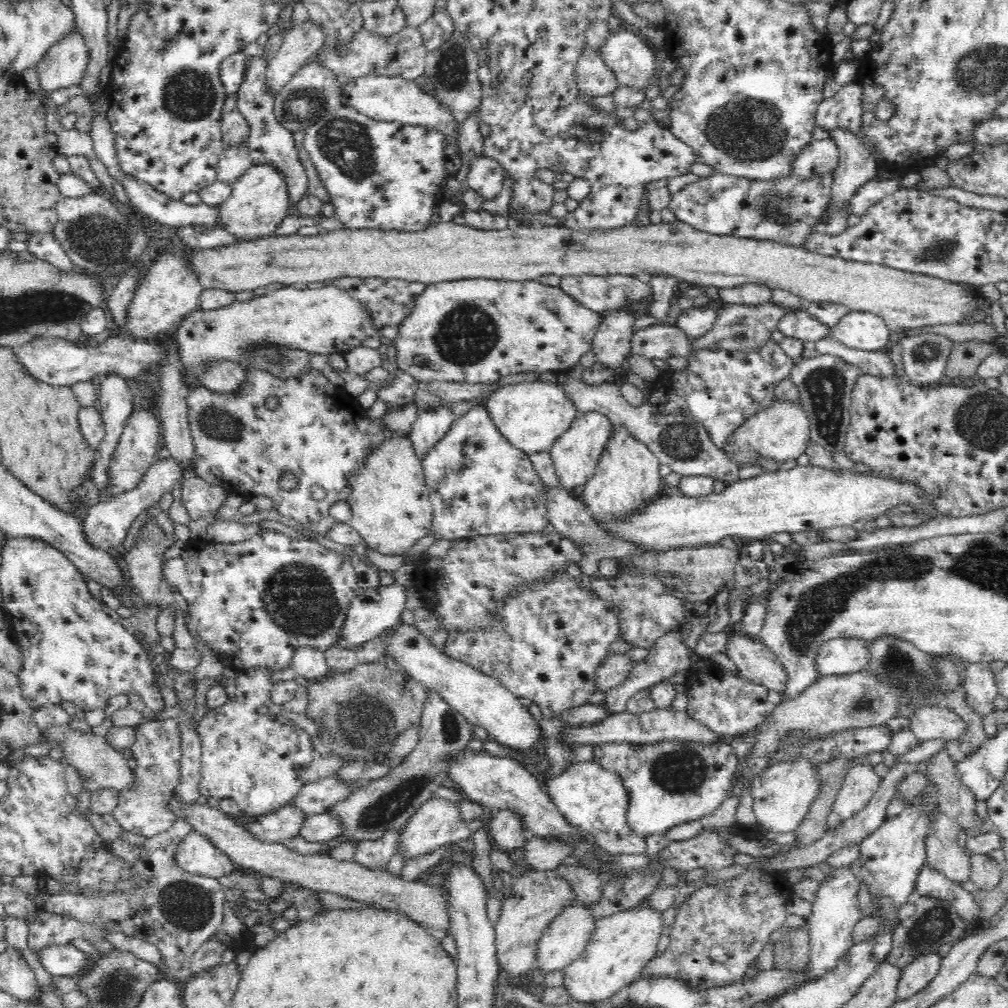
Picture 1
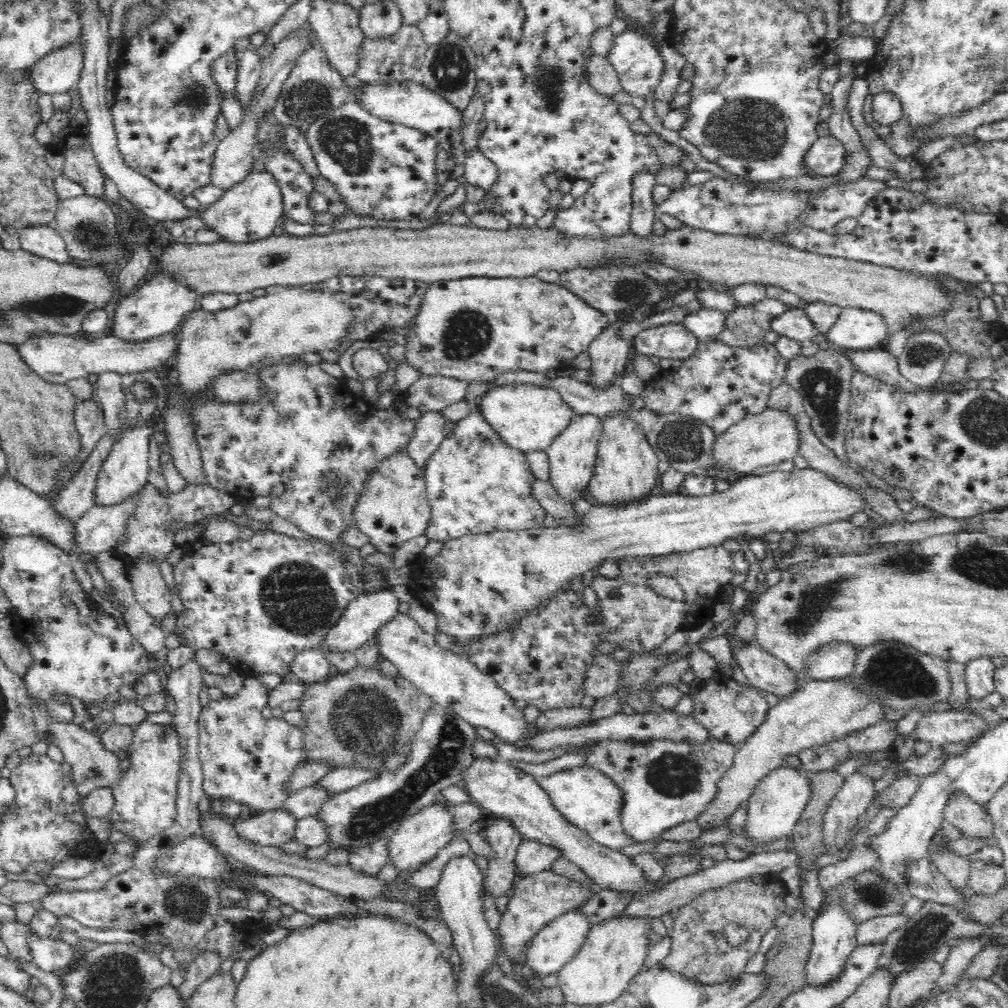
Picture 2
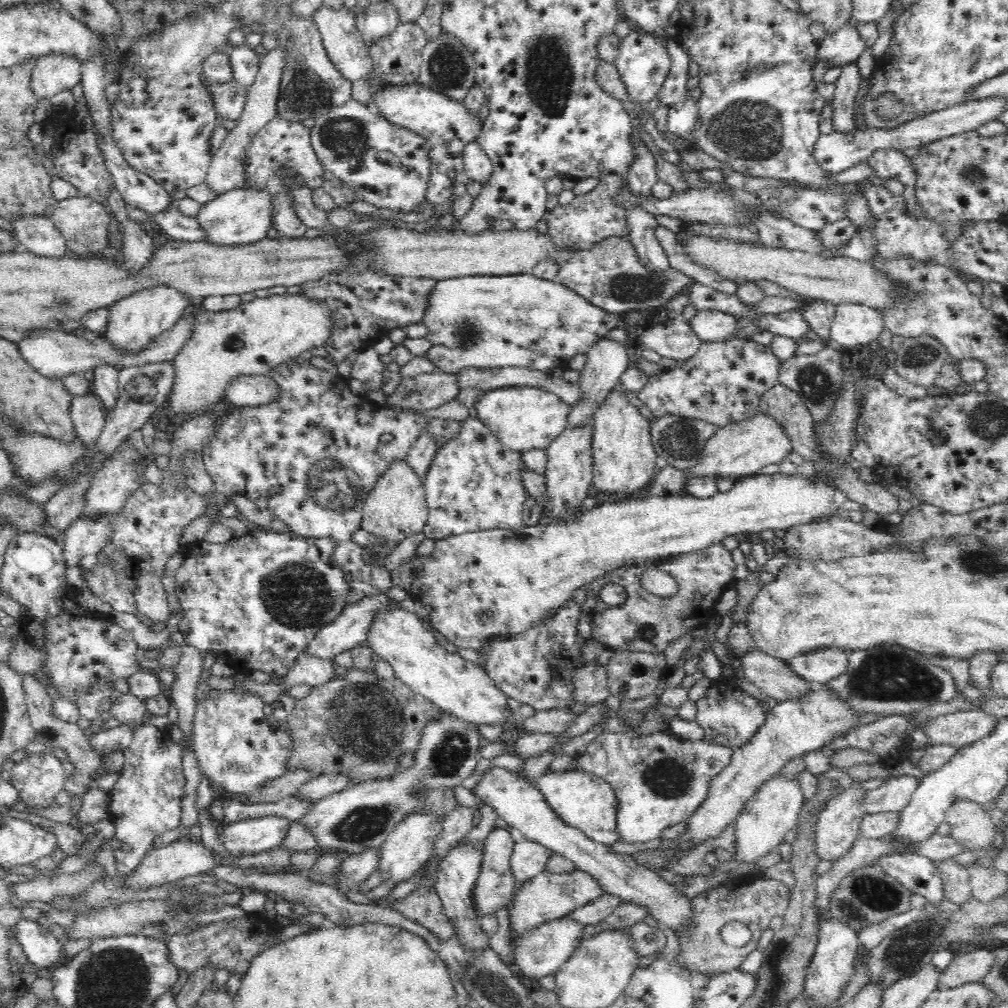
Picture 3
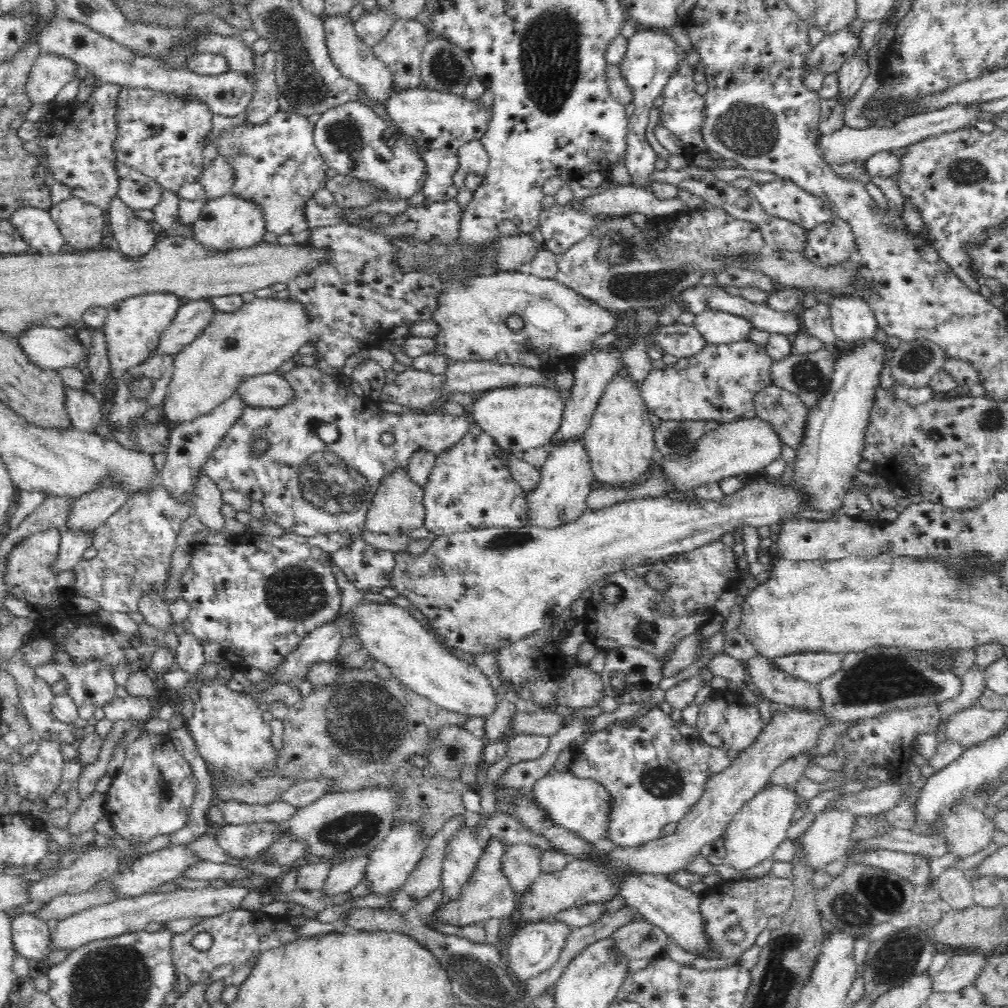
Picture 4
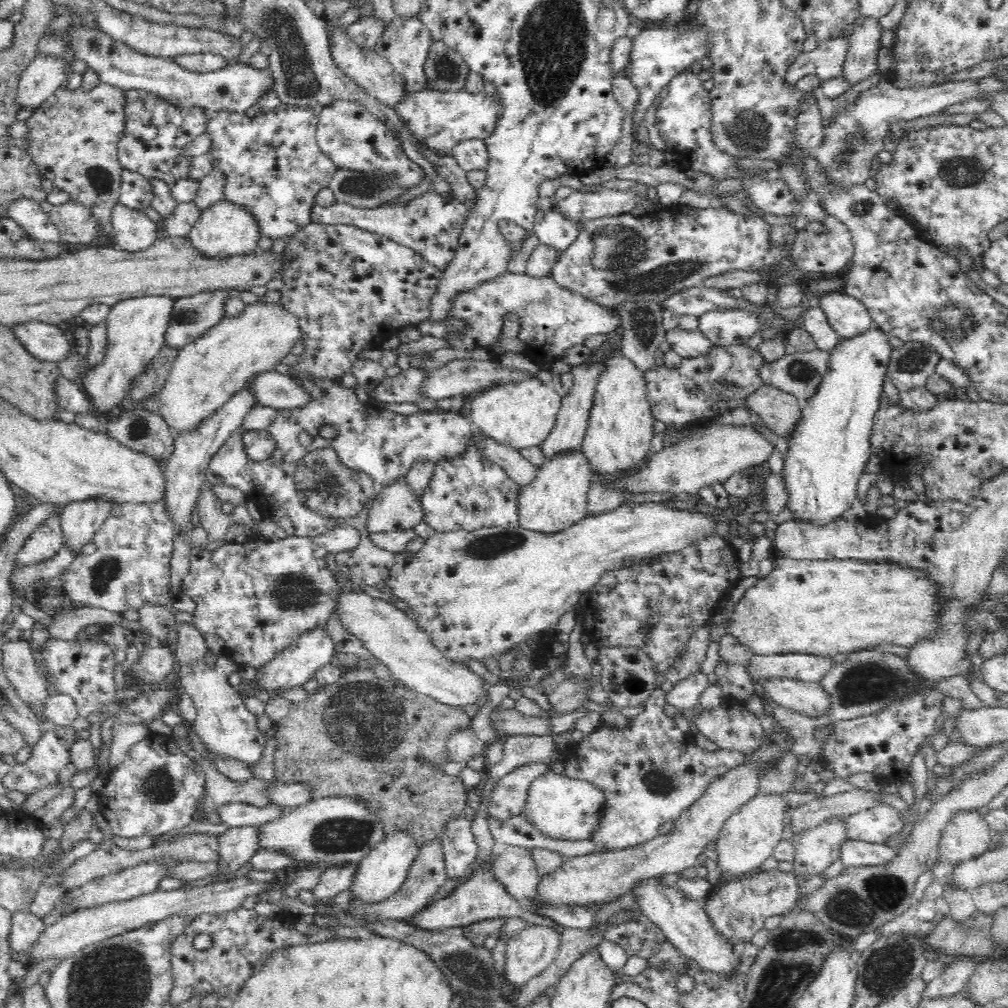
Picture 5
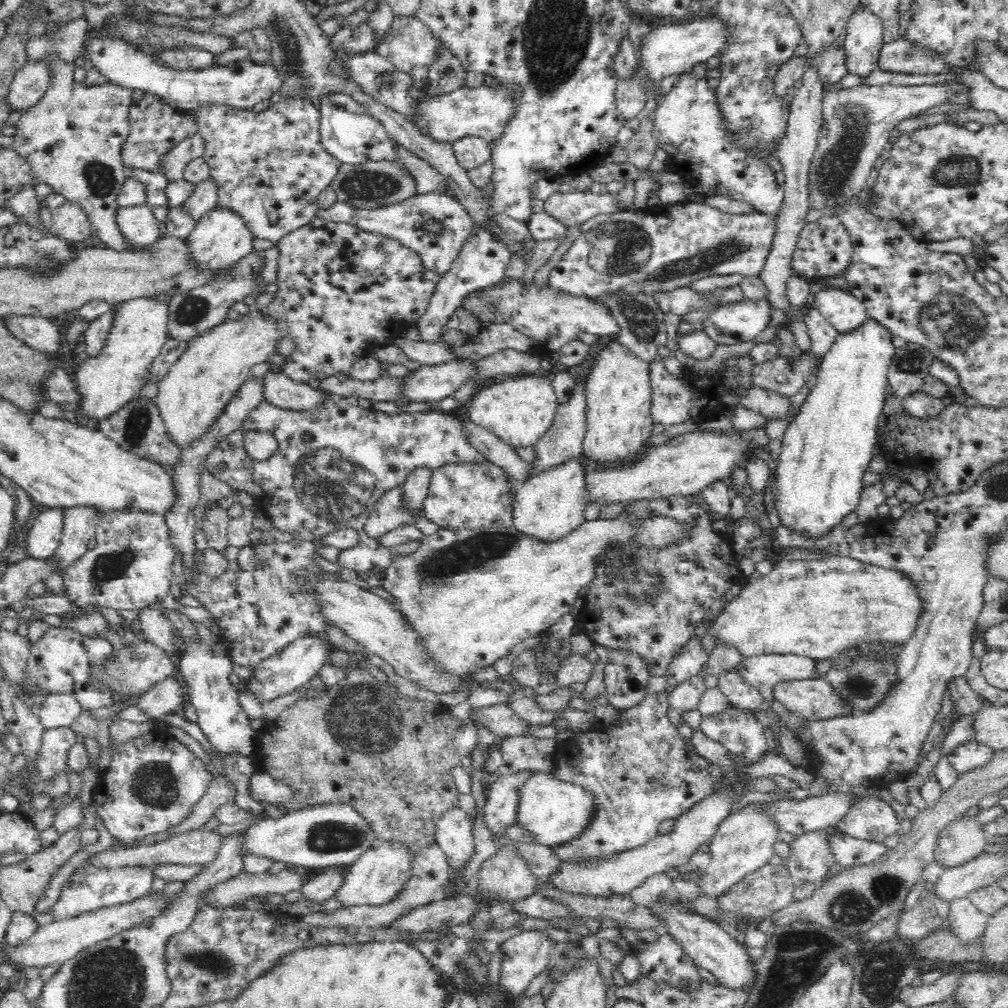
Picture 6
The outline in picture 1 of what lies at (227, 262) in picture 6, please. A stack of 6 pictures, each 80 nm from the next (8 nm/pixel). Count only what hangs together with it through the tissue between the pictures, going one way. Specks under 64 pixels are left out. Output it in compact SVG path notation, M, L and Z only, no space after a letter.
M254 163L231 185L230 196L217 206L217 224L235 240L252 241L274 235L287 214L288 193L284 178L277 168Z

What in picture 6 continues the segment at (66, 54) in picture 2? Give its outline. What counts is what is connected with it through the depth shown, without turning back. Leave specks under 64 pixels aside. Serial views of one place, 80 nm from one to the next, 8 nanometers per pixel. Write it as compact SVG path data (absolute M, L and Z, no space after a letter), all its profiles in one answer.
M45 60L28 62L9 84L6 100L10 110L23 111L34 106L44 96L50 80Z

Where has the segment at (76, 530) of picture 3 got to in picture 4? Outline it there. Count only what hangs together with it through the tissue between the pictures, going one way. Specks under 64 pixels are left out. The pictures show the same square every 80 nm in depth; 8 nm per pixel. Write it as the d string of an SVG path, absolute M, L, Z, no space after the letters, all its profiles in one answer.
M63 529L58 557L50 564L49 569L53 570L53 574L56 575L66 572L66 570L72 570L84 552L93 544L94 533L88 537L84 533L74 533L73 530Z

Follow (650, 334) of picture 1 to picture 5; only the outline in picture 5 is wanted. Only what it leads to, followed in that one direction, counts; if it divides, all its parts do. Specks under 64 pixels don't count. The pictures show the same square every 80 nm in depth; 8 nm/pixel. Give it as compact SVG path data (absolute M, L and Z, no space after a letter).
M676 327L667 331L666 342L682 358L706 356L710 352L710 348L714 346L699 328L690 331Z

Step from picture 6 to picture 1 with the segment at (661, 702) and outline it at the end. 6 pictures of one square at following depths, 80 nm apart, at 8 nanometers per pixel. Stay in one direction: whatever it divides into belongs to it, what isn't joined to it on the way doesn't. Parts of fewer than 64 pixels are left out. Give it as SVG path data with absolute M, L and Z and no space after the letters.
M662 741L652 744L605 742L594 745L594 763L604 771L615 772L627 792L625 819L636 835L646 839L652 834L666 834L673 826L698 820L712 814L731 787L738 766L736 749L726 741L702 742Z

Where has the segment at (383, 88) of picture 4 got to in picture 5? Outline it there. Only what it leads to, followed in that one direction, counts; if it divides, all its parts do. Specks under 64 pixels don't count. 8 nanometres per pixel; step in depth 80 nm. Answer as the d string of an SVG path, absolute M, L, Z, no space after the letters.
M334 28L330 30L330 34L332 57L336 67L356 81L364 92L392 108L396 108L406 98L406 94L409 94L406 89L406 78L395 72L390 62L379 56L374 49L360 48L356 44L350 43L344 28Z

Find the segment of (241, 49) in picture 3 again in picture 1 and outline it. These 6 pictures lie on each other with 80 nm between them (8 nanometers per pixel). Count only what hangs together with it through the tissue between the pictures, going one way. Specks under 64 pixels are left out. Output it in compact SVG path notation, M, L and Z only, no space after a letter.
M258 56L248 57L244 80L237 90L237 107L249 124L249 148L252 160L256 164L265 164L277 168L287 186L288 214L294 216L294 218L302 218L302 213L298 211L298 202L304 200L304 196L308 194L308 173L300 162L293 133L283 128L273 111L275 97L265 86L266 68L267 64L262 58L258 58Z

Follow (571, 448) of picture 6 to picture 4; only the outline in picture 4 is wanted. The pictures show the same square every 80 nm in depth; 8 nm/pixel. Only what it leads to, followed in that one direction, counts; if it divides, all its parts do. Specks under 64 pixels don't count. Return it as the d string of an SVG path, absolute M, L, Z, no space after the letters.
M608 345L602 349L592 348L585 352L584 358L577 364L570 367L573 371L574 382L569 390L569 395L564 397L564 408L561 416L561 423L554 433L548 449L556 444L566 442L578 442L583 440L585 432L589 429L592 415L594 414L598 399L601 397L603 388L609 383L611 376L619 370L619 365L624 364L621 357L622 352Z

